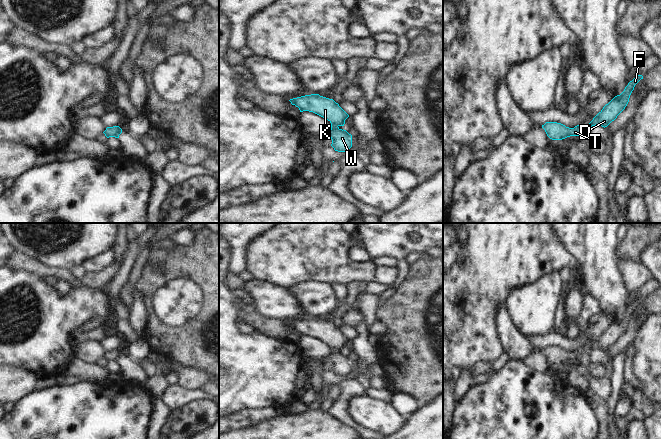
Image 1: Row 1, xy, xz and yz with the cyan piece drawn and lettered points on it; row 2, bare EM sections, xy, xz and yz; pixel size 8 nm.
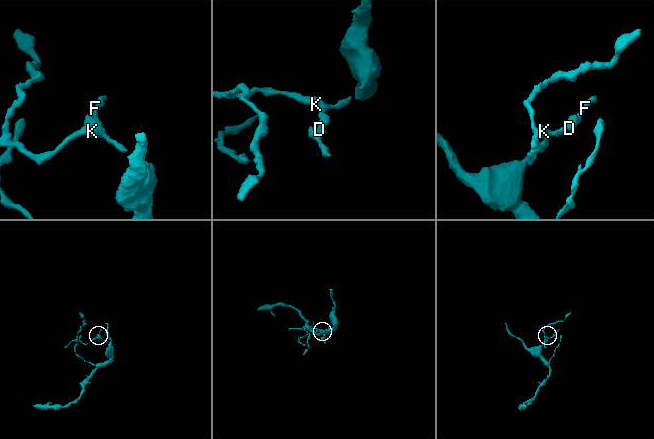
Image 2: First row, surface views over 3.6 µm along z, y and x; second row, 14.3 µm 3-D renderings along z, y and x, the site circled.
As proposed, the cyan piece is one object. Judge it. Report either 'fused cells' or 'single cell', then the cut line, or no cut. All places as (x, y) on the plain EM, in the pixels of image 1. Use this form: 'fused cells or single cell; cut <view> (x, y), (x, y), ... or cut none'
single cell; cut none

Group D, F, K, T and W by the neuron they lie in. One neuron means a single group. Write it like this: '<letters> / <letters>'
D F K T W

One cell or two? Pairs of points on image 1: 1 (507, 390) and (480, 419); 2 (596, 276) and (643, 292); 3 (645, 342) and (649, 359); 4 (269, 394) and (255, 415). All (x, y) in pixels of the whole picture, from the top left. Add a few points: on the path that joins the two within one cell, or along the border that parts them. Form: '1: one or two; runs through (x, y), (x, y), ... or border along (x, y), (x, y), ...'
1: one; runs through (502, 397), (487, 412)
2: two; border along (627, 292), (624, 298), (624, 310)
3: one; runs through (649, 346), (649, 355)
4: two; border along (281, 409), (270, 406), (251, 407), (237, 413)

